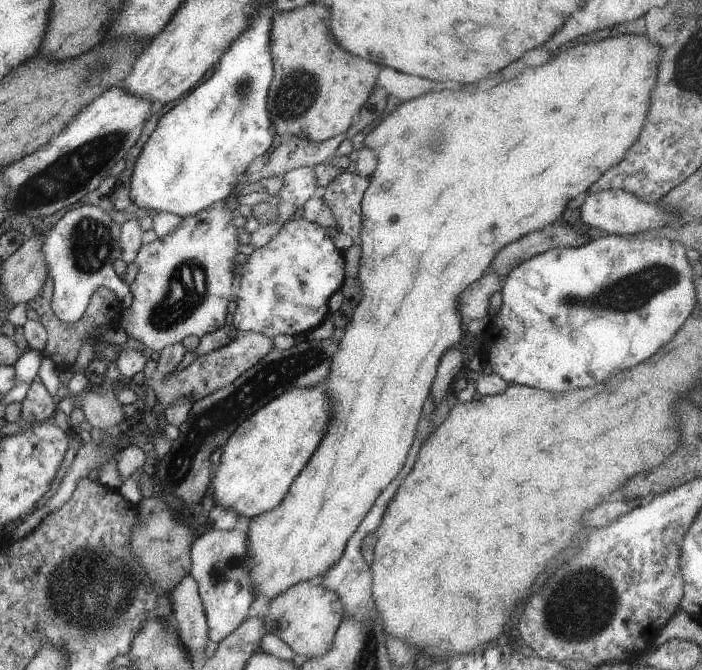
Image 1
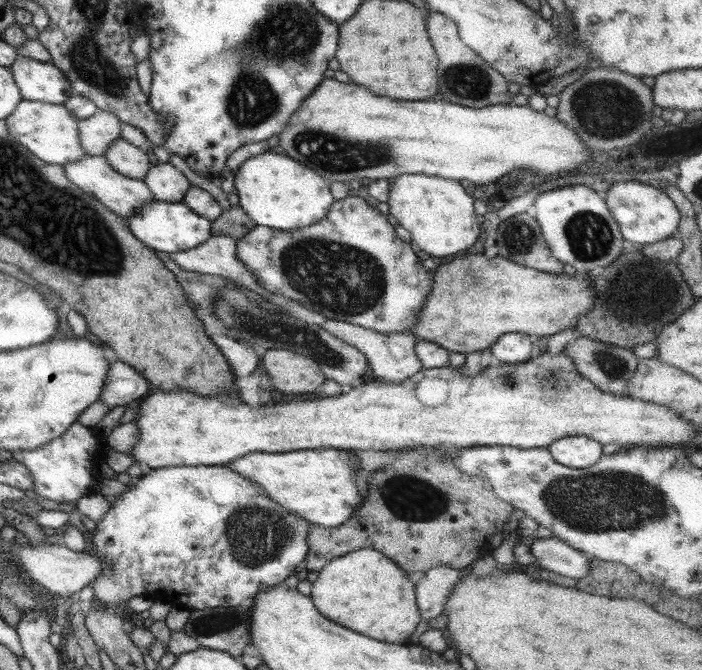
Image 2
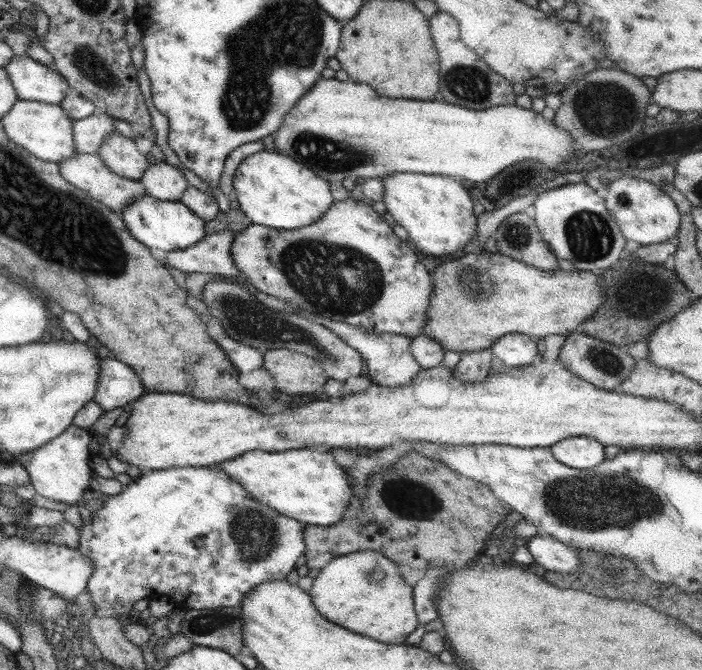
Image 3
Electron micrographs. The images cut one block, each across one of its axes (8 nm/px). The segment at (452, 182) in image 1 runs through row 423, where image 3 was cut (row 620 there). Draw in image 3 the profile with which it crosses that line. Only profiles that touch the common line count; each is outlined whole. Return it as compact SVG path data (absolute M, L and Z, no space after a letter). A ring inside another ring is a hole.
M362 550L332 558L323 568L320 568L307 592L318 614L334 625L385 644L403 645L406 636L417 628L418 623L413 611L411 588L399 576L392 560L385 558L381 553Z

